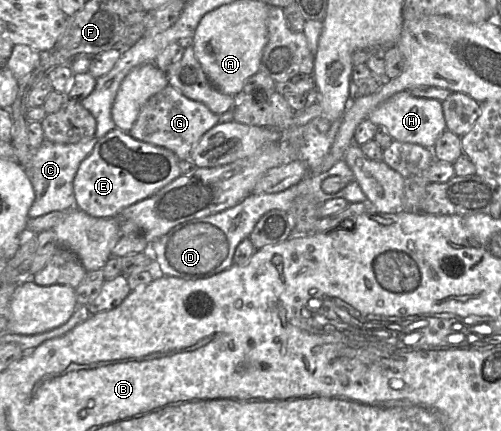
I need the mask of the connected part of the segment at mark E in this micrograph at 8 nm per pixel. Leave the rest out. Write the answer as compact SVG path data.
M117 128L99 139L92 152L81 162L73 180L75 207L95 218L118 217L122 210L146 199L181 176L180 160L170 150L131 137Z

